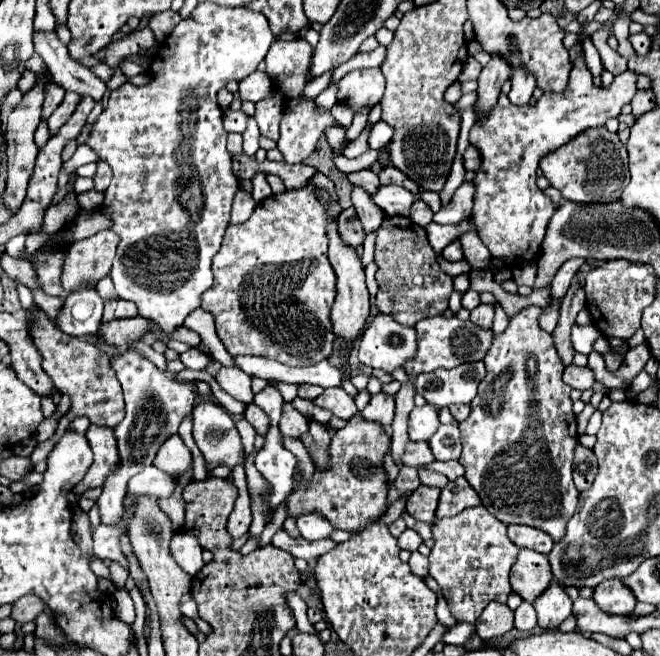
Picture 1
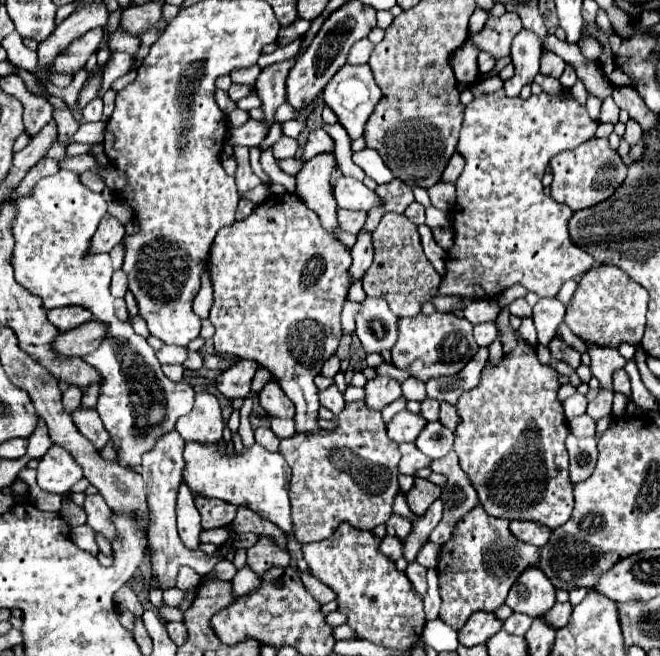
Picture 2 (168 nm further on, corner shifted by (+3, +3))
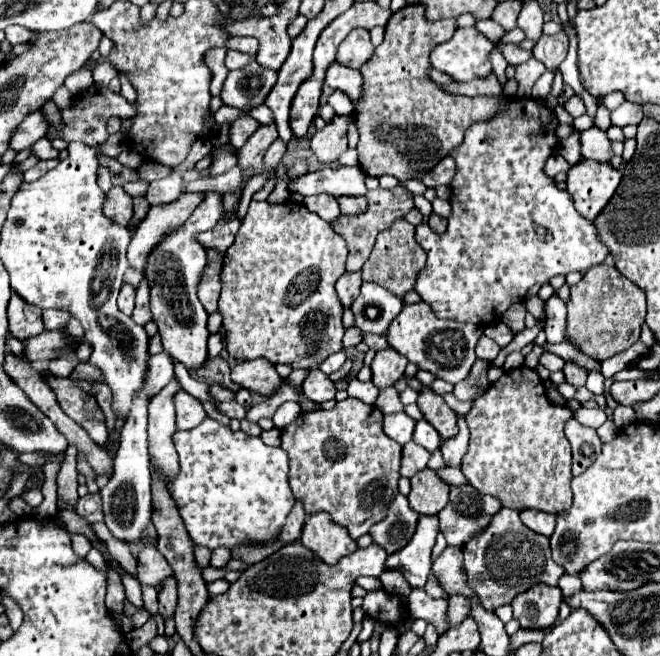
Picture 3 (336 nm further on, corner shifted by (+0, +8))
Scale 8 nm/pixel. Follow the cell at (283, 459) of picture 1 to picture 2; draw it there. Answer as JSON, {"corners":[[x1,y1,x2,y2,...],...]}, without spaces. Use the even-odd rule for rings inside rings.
{"corners":[[186,441,184,447,184,483,192,491,192,495,200,495,206,499,220,499,224,503,236,507,250,507,262,519,272,521,285,534,292,532,290,517,290,501,288,501,288,483,290,471,288,463,280,453,270,453,260,445,244,447,242,453,228,451,218,443,196,443]]}

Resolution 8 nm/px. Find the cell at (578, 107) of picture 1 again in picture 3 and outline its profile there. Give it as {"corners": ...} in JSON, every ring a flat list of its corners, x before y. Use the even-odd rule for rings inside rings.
{"corners":[[519,96,511,98,505,106,489,120,471,124,465,130,465,140,451,152,457,162,457,174,451,182,453,212,447,232,435,234,429,226,421,224,415,234,427,252,427,266,419,272,415,290,439,318,475,322,479,326,497,322,513,302,523,300,533,284,547,284,557,274,585,272,601,264,609,254,597,240,595,226,575,210,571,196,561,192,543,172,547,158,559,148,555,112,545,102]]}

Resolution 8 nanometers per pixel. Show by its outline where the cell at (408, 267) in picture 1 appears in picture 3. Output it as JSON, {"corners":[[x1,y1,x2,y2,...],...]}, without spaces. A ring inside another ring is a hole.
{"corners":[[399,218,391,228,383,230,377,236,371,256,363,264,361,272,363,272,365,282,375,282,375,284,383,286,385,290,389,290,393,296,403,298,409,290,415,288,417,276,425,268,425,262,427,262,427,254,415,240,415,226,411,226,405,218]]}

